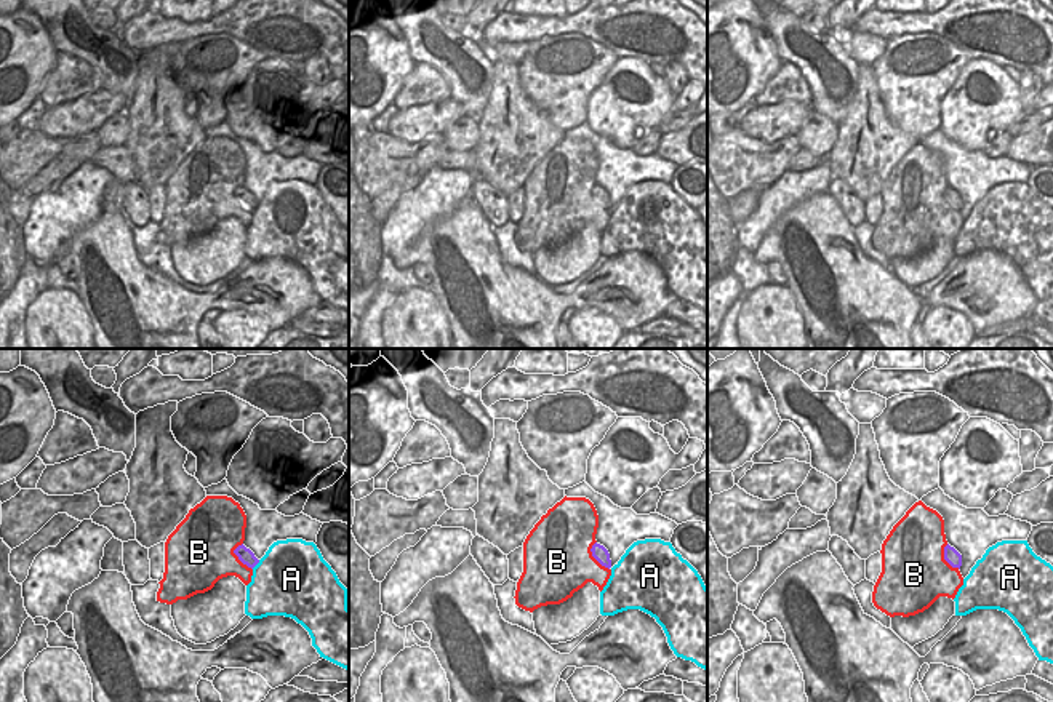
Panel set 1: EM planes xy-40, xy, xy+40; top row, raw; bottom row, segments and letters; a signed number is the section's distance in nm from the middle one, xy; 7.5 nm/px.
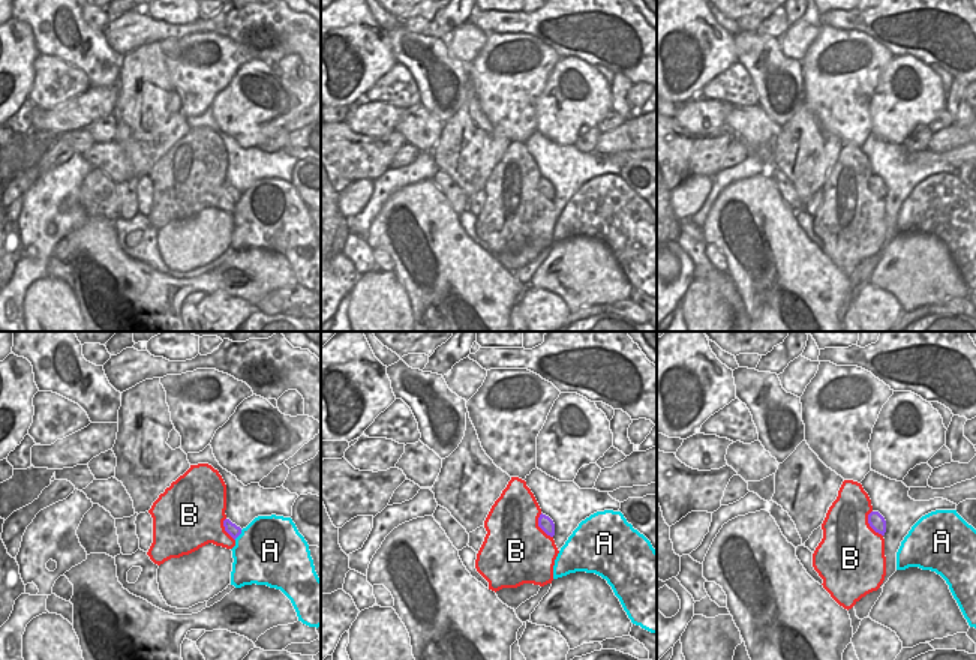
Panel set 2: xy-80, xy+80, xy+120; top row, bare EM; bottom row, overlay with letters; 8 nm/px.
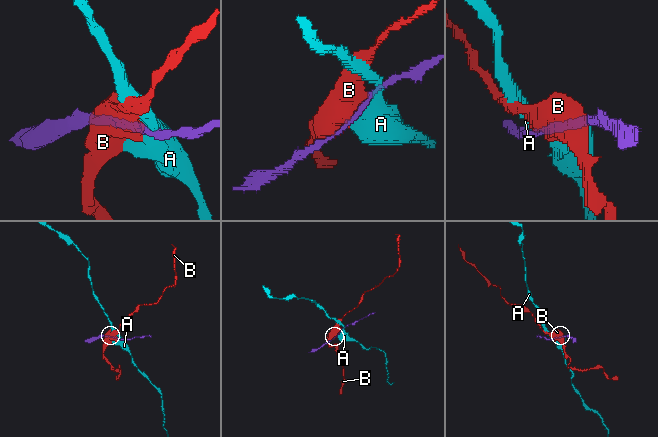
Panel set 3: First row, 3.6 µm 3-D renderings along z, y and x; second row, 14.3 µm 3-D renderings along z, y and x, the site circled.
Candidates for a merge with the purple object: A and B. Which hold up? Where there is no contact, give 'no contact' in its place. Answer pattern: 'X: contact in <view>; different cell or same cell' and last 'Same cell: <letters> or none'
A: contact in xy-40; different cell
B: contact in xy-40; different cell
Same cell: none

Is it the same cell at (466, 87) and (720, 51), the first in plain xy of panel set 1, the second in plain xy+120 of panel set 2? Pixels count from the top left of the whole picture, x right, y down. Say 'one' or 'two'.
two

